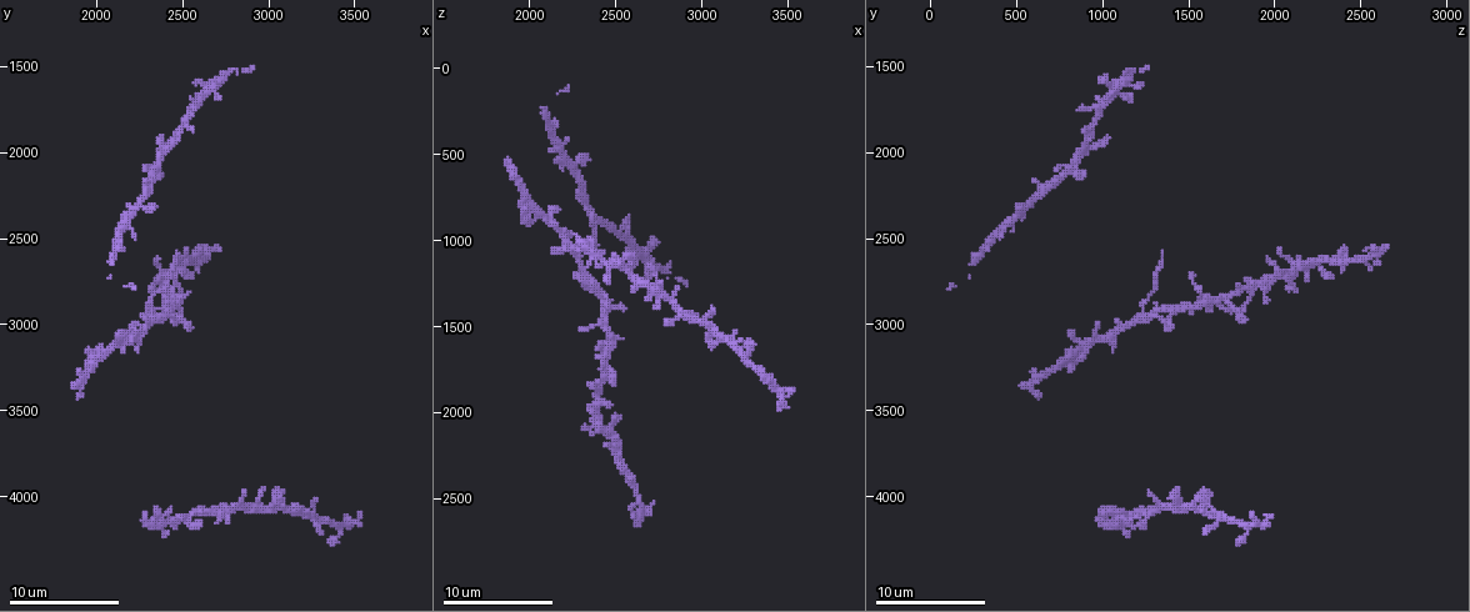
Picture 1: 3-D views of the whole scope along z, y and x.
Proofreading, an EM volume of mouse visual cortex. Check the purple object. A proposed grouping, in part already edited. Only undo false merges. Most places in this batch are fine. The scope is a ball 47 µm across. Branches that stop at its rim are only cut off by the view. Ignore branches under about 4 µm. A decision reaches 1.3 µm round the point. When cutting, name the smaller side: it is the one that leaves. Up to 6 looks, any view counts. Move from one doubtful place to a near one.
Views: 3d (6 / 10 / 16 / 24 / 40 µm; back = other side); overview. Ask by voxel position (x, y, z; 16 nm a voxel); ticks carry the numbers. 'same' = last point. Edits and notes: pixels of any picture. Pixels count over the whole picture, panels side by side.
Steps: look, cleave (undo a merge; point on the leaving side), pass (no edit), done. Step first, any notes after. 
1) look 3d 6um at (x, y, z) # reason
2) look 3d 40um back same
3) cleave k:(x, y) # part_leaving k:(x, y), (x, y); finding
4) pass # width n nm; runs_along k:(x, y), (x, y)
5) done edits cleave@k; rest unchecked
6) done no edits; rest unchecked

look 3d 10um at (2120, 3080, 860) # two arms at a narrow angle

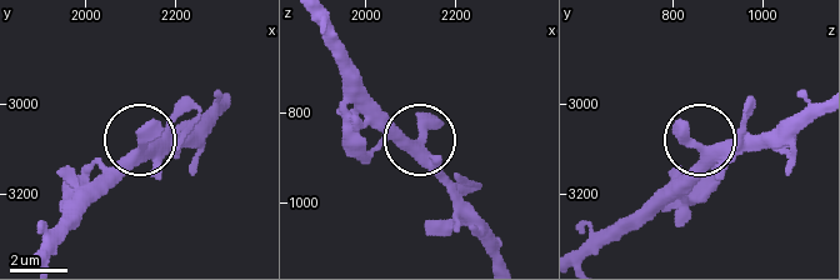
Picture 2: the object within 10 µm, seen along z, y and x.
pass # side_arm 14 um; arms 4; continuous, no second neuron

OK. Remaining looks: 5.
look 3d 16um at (2340, 2960, 1220) # a fork

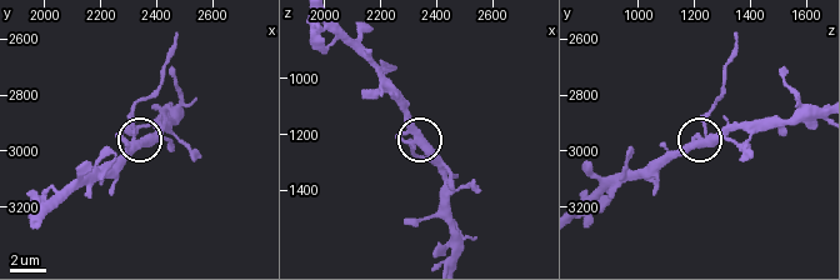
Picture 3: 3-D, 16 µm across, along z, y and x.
cleave 3:(134, 118) # arms 3; two neurons meet here

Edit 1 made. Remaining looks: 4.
done edits cleave@3; rest unchecked

